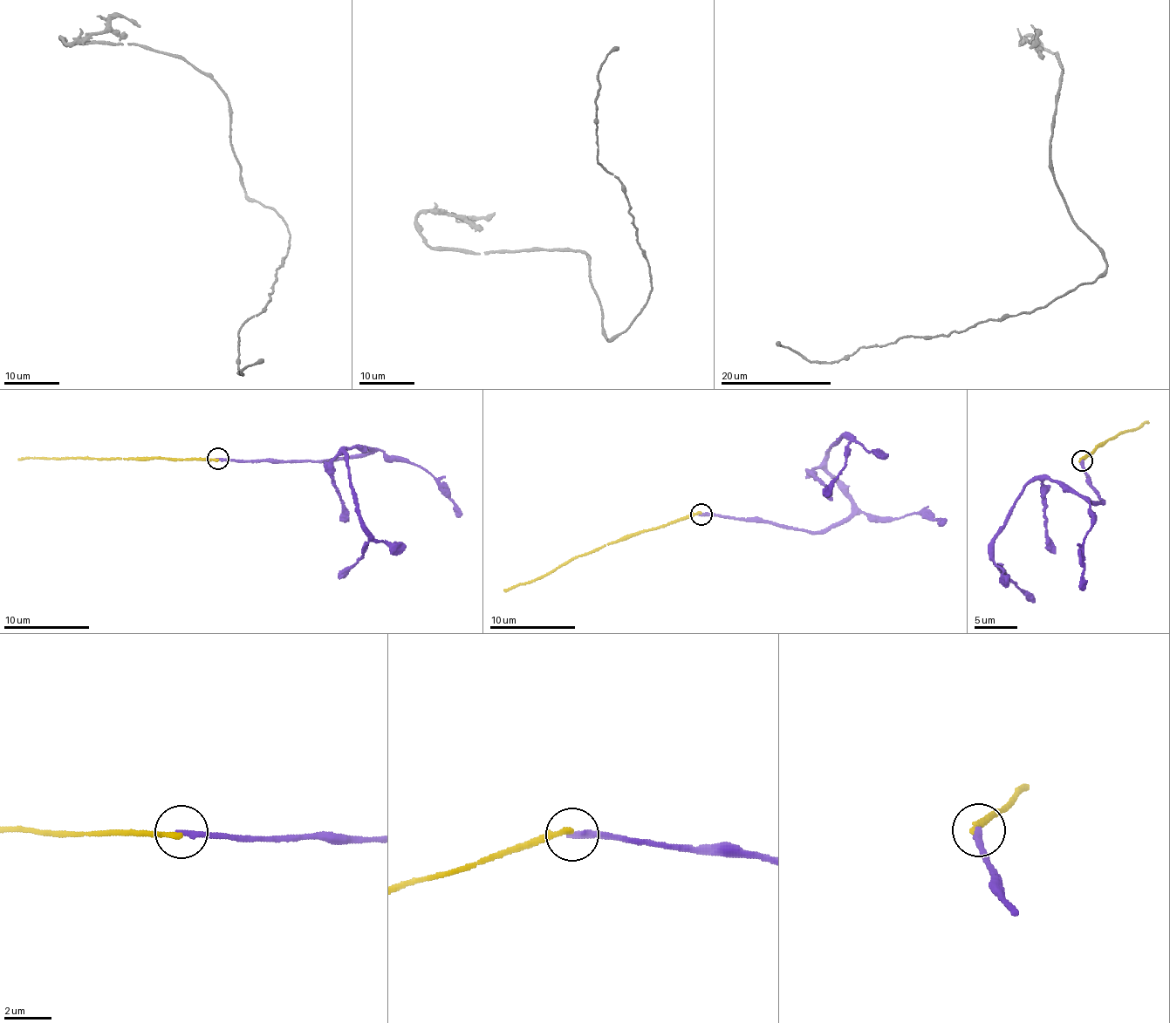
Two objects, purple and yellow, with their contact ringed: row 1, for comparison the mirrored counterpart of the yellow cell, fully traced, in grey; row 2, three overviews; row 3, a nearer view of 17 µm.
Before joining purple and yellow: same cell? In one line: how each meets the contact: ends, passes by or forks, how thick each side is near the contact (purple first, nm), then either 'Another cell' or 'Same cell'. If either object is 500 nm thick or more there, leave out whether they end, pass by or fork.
At the ring purple ends. At the ring yellow ends. Thickness 280 nm (purple) against 220 nm. Another cell

